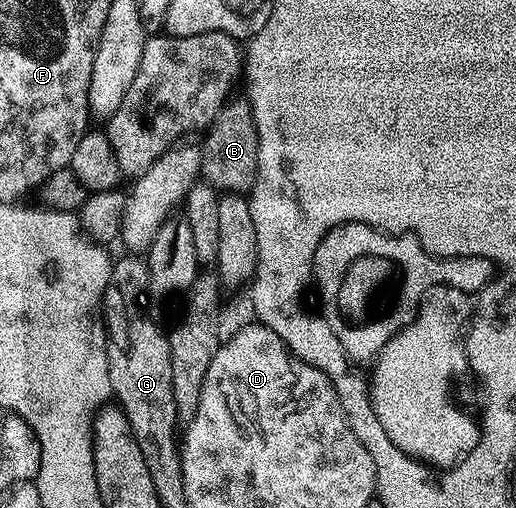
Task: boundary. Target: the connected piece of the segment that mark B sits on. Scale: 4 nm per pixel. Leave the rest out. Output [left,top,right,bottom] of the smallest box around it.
[201,95,259,194]

